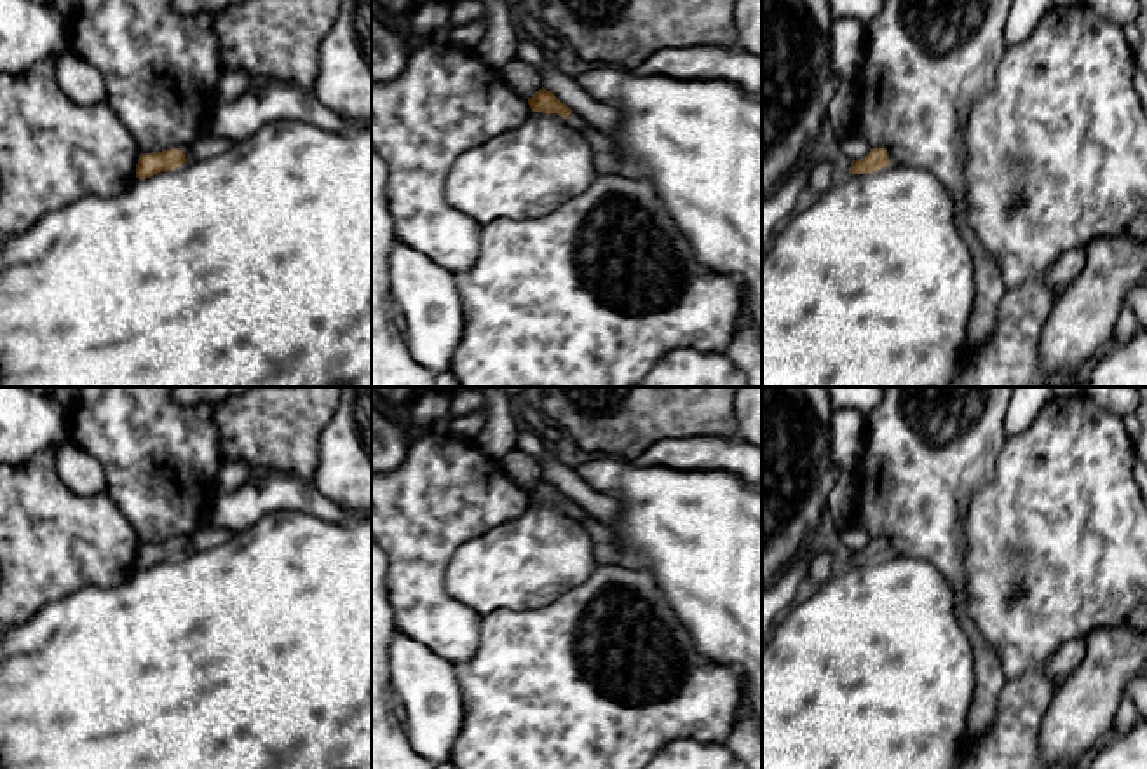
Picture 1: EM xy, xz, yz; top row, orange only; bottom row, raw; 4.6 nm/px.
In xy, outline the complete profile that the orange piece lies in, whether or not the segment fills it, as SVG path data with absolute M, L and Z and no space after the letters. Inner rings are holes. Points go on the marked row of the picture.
M178 148L141 153L136 164L136 178L145 180L160 171L176 169L185 162L187 159Z

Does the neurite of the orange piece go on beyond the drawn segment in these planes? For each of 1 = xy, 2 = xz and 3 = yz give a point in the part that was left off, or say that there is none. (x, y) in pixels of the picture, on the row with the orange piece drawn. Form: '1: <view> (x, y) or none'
1: none
2: none
3: none

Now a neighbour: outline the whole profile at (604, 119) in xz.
M553 70L546 80L544 89L551 91L572 112L580 115L594 131L598 141L605 141L615 134L621 117L614 106L593 99L579 84L579 80L561 75Z

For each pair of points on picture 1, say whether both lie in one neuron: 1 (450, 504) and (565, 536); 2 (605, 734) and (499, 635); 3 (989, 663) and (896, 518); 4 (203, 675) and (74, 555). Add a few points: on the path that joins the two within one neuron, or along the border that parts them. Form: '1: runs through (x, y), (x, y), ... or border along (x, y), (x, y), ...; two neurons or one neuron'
1: border along (532, 503), (518, 517), (504, 520), (471, 539); two neurons
2: runs through (579, 708), (525, 658); one neuron
3: runs through (966, 625), (954, 569), (935, 550); one neuron
4: border along (136, 569), (119, 585), (84, 586), (67, 597); two neurons

